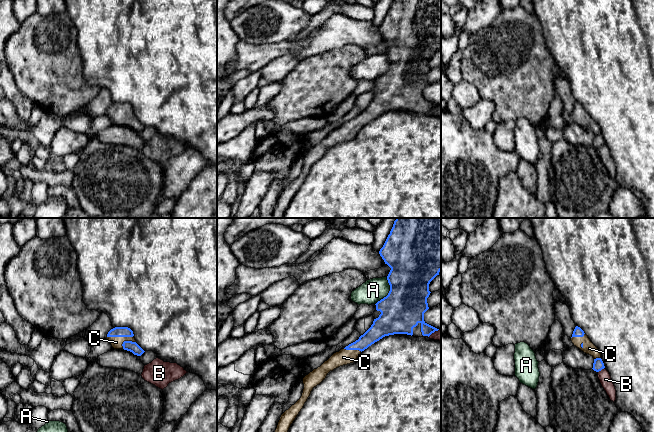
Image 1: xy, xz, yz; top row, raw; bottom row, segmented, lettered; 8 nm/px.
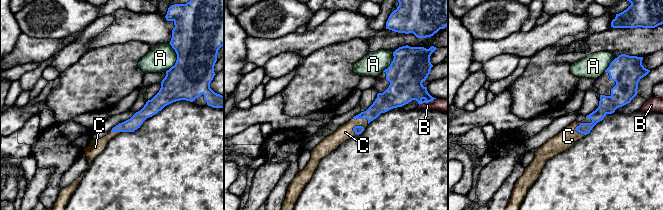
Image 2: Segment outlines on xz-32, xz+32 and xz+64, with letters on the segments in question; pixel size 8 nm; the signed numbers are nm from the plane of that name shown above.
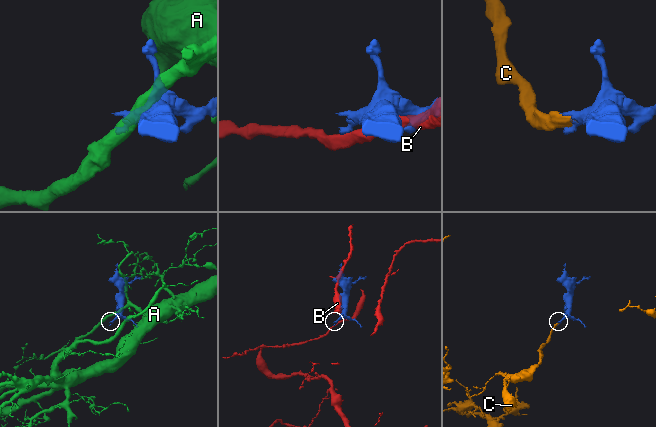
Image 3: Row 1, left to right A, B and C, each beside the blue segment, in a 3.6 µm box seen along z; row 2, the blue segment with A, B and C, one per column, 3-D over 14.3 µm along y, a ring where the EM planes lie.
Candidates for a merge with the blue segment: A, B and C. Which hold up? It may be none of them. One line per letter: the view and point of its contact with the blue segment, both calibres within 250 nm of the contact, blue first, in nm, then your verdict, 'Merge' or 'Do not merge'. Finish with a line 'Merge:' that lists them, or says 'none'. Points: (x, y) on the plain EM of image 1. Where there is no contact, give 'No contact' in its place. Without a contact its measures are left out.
A: Touches blue at xz (389, 68). Thickness 340 nm (blue) against 190 nm. Do not merge
B: Touches blue at yz (601, 145). Thickness 90 nm (blue) against 100 nm. Do not merge
C: Touches blue at xy (120, 112). Thickness 80 nm (blue) against 90 nm. Merge
Merge: C

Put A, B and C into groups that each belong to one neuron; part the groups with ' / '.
A / B / C

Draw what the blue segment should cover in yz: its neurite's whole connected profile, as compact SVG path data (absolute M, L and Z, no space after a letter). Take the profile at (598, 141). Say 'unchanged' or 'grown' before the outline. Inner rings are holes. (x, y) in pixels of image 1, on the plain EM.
grown; M578 102L575 103L571 113L571 117L574 120L574 122L579 124L584 129L591 131L594 134L594 139L592 144L594 147L599 148L605 144L604 139L601 135L600 127L590 117L588 112L584 109L584 107L580 103Z

